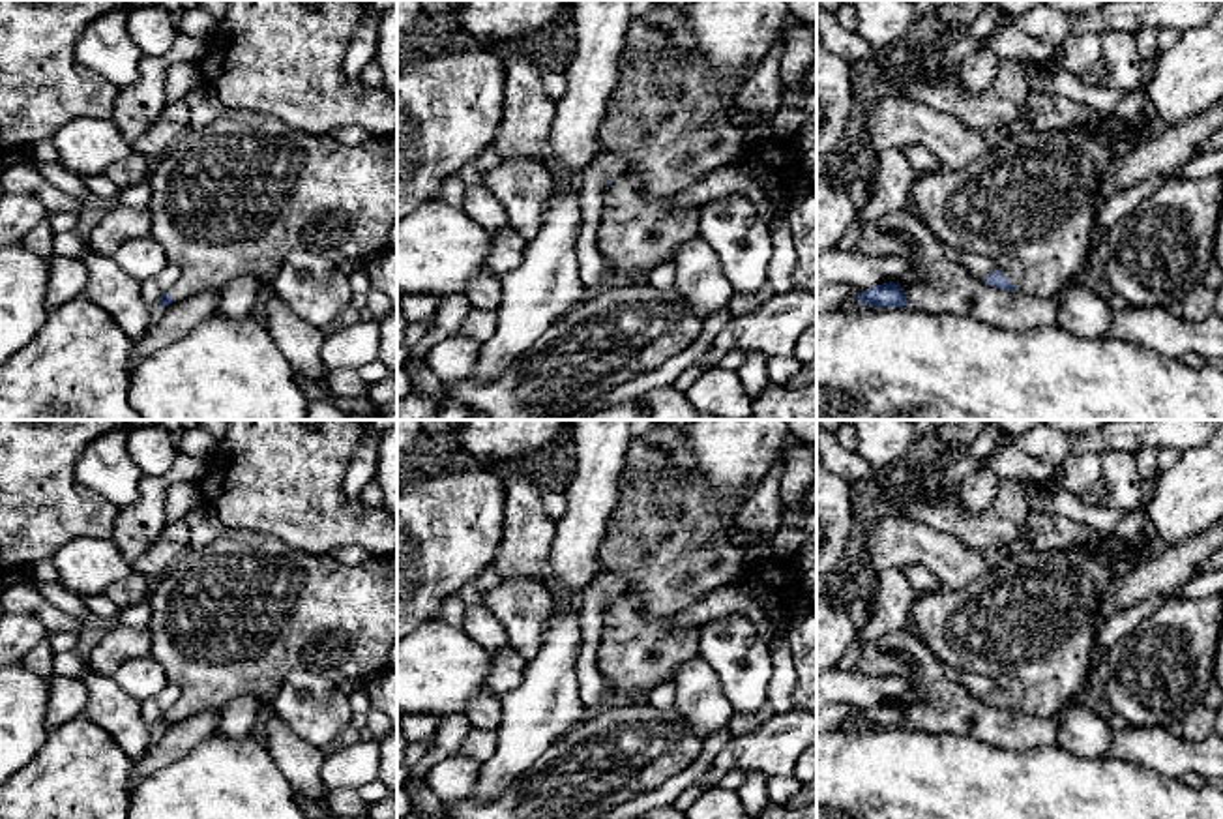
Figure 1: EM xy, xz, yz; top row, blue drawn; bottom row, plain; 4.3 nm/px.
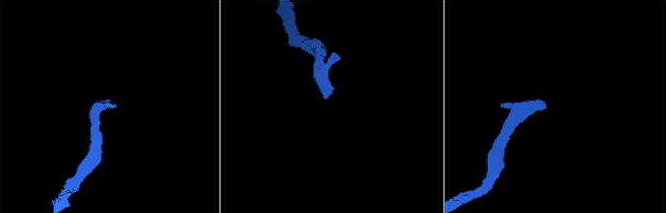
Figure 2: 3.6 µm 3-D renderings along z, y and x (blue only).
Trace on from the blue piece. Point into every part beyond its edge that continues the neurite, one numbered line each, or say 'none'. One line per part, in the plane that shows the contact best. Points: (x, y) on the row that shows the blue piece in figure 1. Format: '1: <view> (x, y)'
1: yz (1029, 203)

